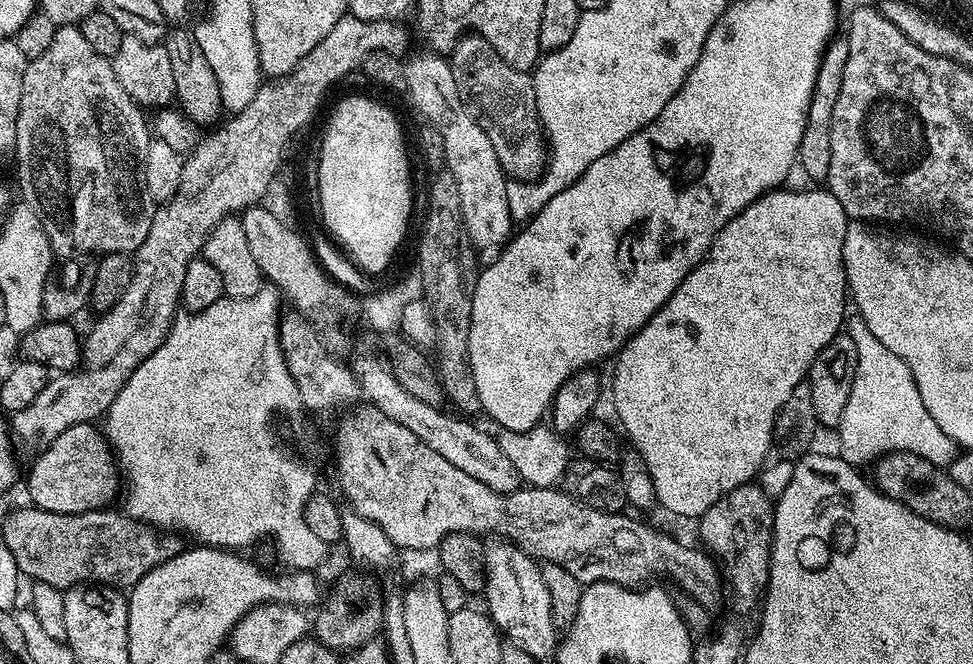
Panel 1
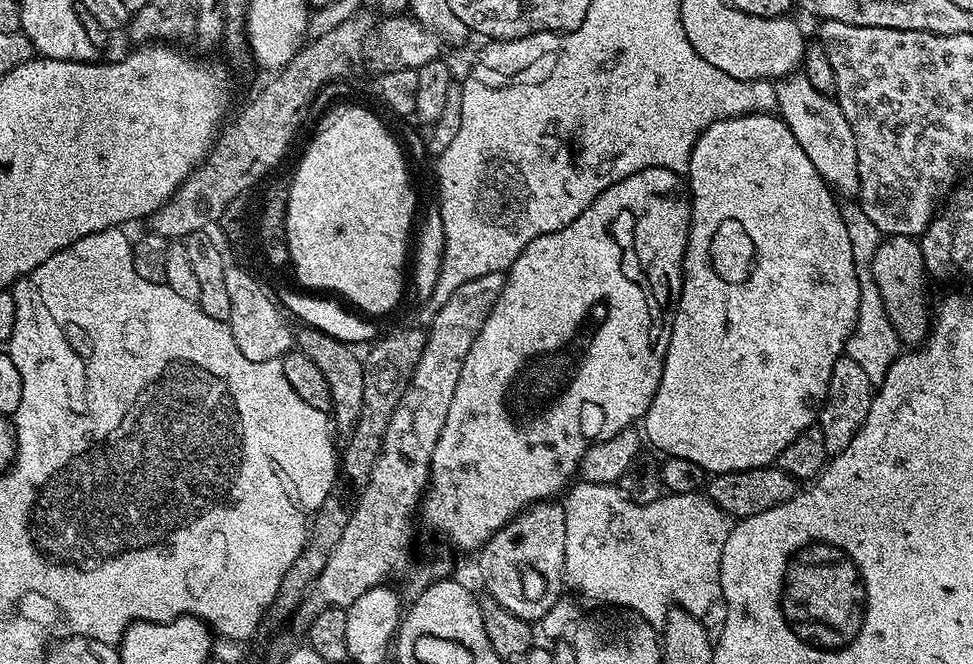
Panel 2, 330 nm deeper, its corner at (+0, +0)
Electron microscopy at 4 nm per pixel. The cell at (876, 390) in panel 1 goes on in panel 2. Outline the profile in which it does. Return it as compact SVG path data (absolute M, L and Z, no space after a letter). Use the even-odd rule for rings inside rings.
M844 202L840 204L840 213L842 214L842 222L846 222L846 230L850 234L850 246L854 250L854 262L856 263L856 273L858 274L858 318L856 325L853 326L848 341L844 347L844 355L854 358L854 362L858 362L858 366L862 366L866 378L870 378L870 382L874 386L883 384L888 367L896 361L896 357L901 355L902 341L900 336L894 330L894 326L890 322L890 318L886 314L886 306L882 302L882 294L878 292L878 286L874 280L872 273L872 259L880 241L882 234L878 230L878 226L874 226L870 222L870 218L866 218L866 214L855 203Z

